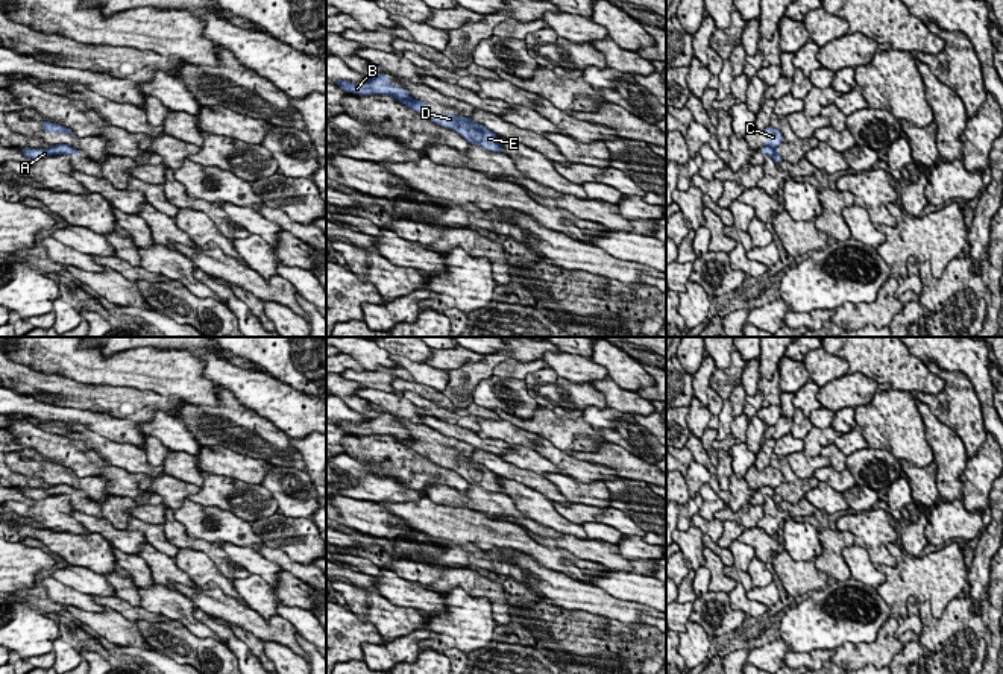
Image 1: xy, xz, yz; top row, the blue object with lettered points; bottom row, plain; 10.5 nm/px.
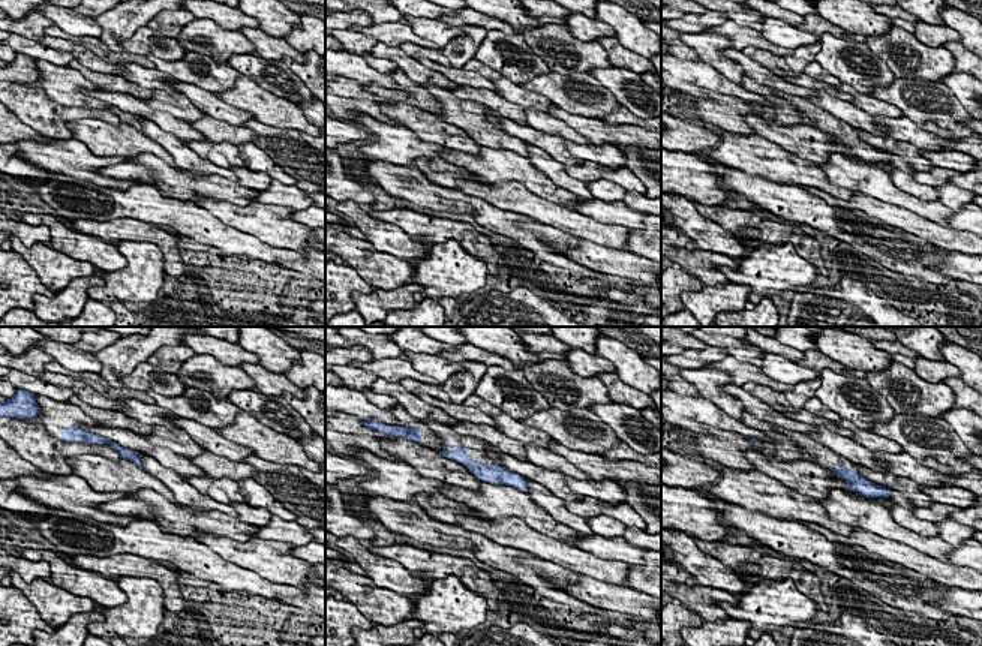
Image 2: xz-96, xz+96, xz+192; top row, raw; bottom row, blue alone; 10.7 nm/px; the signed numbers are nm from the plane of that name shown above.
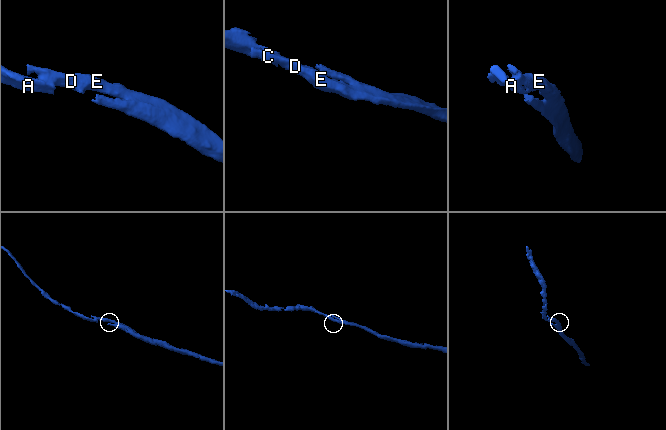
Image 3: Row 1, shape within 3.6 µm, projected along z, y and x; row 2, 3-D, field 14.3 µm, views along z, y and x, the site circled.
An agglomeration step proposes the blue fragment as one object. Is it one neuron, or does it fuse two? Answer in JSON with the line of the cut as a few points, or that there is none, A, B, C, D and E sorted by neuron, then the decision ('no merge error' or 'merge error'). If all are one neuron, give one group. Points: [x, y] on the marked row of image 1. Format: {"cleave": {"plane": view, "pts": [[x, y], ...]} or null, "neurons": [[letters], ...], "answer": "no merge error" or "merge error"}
{"cleave": {"plane": "xz", "pts": [[413, 99], [401, 102]]}, "neurons": [["A", "B"], ["C", "D", "E"]], "answer": "merge error"}

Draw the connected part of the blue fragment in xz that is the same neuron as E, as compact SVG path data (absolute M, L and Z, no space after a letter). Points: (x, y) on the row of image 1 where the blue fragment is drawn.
M413 99L402 100L402 105L428 117L435 124L452 129L460 134L469 144L476 144L481 149L504 153L502 146L498 141L498 135L489 131L484 124L475 123L467 117L458 117L455 114L437 114L428 108L426 102Z

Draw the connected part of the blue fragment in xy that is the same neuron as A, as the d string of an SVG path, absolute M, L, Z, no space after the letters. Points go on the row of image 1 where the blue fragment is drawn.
M56 144L56 146L50 146L47 149L29 149L29 147L24 147L24 149L20 149L20 152L27 156L27 158L32 158L32 159L42 159L42 158L47 158L47 156L52 156L52 155L73 155L73 153L83 153L71 146L67 146L67 144Z

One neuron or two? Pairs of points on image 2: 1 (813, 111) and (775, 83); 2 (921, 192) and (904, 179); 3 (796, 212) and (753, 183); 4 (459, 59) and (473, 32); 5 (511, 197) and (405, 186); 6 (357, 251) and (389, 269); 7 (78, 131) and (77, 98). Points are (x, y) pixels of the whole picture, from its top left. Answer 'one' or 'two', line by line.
1: two
2: one
3: one
4: one
5: two
6: one
7: two

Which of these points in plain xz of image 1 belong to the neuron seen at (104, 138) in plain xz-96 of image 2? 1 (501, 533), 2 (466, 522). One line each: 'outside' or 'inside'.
1: outside
2: outside

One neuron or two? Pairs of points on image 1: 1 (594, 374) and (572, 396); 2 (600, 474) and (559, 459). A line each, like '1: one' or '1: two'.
1: two
2: one

